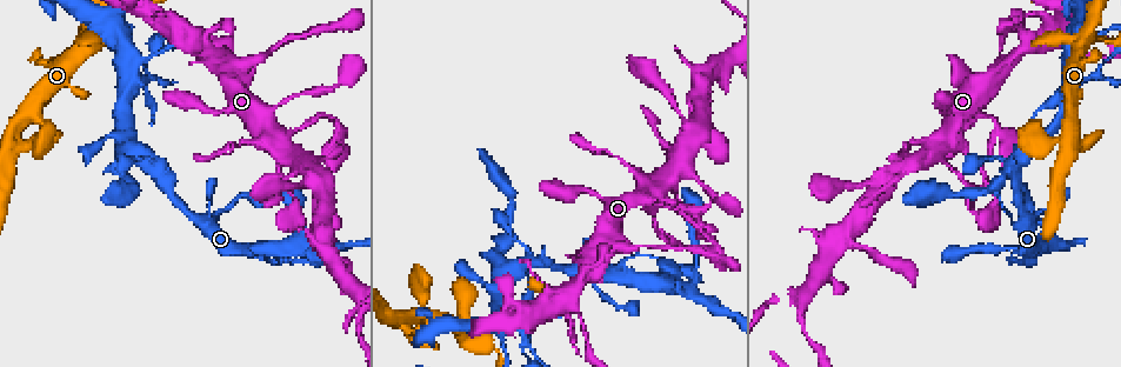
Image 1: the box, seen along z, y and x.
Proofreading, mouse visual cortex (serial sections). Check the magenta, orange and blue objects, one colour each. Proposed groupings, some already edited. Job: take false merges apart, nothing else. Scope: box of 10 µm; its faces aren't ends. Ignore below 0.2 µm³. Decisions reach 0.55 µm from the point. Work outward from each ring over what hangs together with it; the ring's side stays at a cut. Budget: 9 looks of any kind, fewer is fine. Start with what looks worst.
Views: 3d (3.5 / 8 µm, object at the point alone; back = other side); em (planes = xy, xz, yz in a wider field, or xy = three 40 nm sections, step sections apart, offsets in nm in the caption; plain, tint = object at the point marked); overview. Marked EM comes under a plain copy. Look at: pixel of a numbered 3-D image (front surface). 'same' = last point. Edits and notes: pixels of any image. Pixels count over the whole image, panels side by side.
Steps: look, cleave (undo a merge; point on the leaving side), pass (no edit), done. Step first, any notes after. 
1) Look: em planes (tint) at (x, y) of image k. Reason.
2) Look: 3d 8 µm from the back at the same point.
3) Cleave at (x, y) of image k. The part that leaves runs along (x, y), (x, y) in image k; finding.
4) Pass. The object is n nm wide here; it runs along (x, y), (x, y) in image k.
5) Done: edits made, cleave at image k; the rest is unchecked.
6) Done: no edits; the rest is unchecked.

Look: 3d 3.5 µm at (996, 129) of image 1. Thick turns thin.

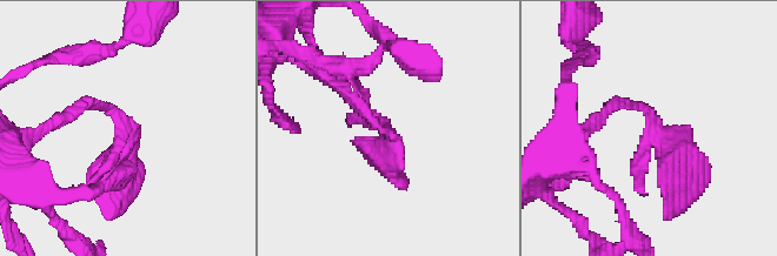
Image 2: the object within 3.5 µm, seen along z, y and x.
Look: em xy step 2 (tint) at (654, 129) of image 2. Now the EM.

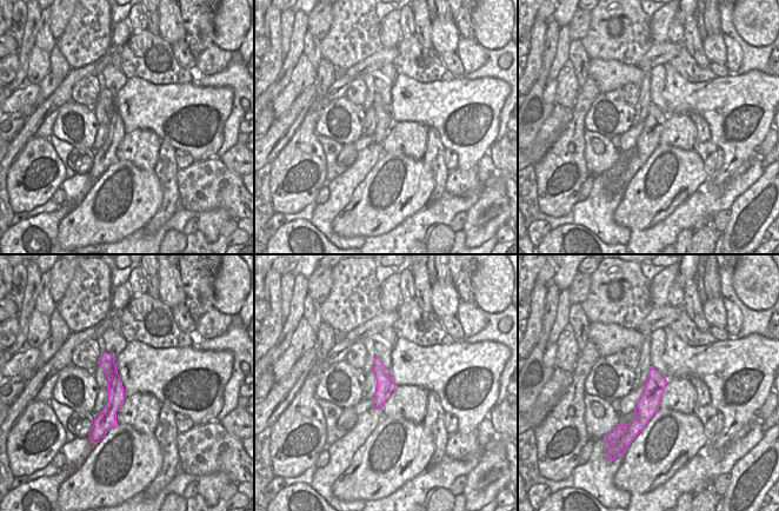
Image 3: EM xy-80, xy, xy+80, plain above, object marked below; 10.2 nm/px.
Pass. It runs along (106, 356), (114, 403), (98, 430) in image 3; continuous, no second cell.

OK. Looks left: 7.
Look: 3d 3.5 µm at (135, 151) of image 1. Abrupt turn.

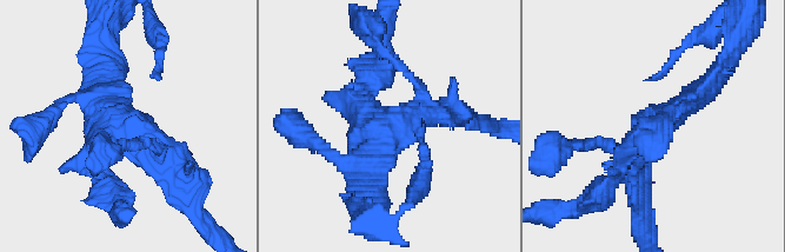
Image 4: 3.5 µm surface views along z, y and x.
Look: em xy step 3 (tint) at (390, 127) of image 4. 3 arms meet here; the arms are 250, 350, 350 nm wide.

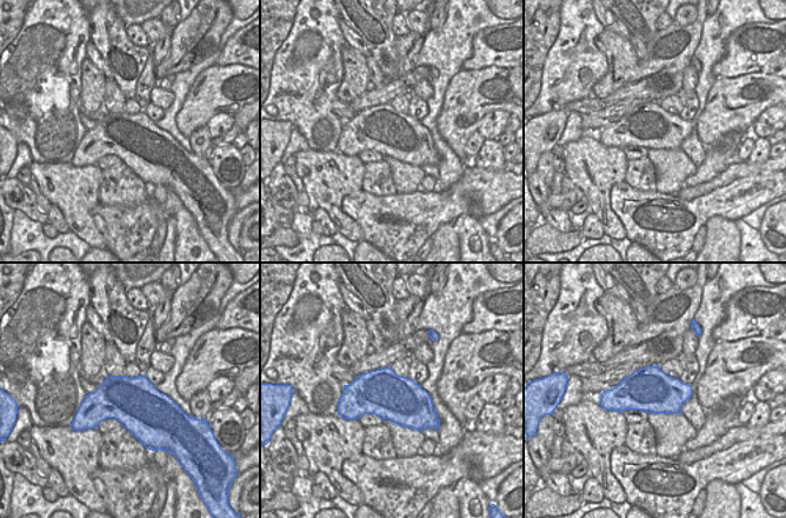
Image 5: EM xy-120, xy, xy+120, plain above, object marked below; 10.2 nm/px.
Pass. It runs along (186, 177), (113, 112), (110, 83) in image 4; all the same cell.

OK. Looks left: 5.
Look: 3d 3.5 µm at (1096, 73) of image 1. Thick turns thin.

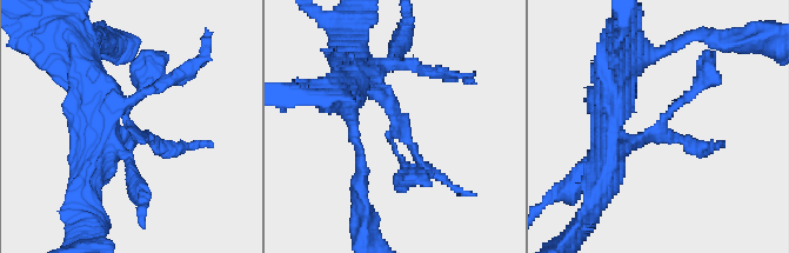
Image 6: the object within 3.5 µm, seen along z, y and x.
Look: em xy step 3 (tint) at (133, 130) of image 6. 3 arms meet here; the arms are 150, 150, 350 nm wide; shape alone is not enough.

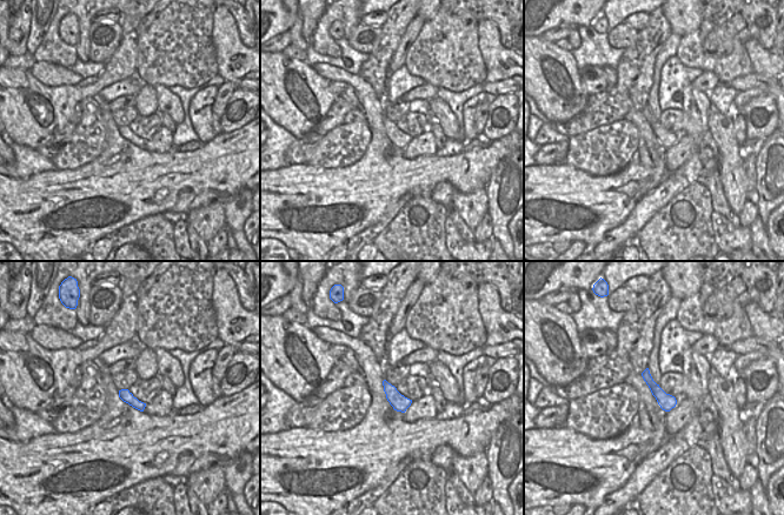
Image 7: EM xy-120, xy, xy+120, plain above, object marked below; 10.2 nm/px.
Pass. The object is 170 nm wide here; it runs along (646, 373), (652, 386), (671, 405) in image 7; all the same cell.

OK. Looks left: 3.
Look: 3d 3.5 µm at (1057, 140) of image 1. Abrupt turn.

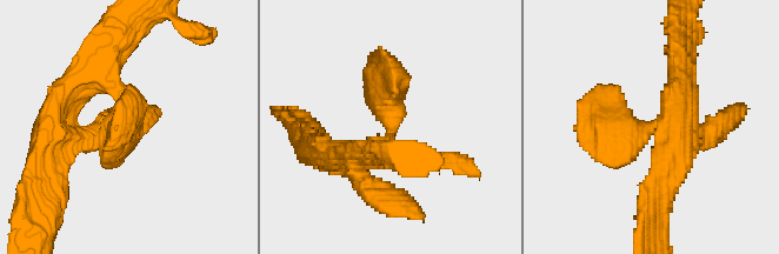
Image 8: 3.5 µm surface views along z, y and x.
Look: em xy step 2 (tint) at (391, 131) of image 8.

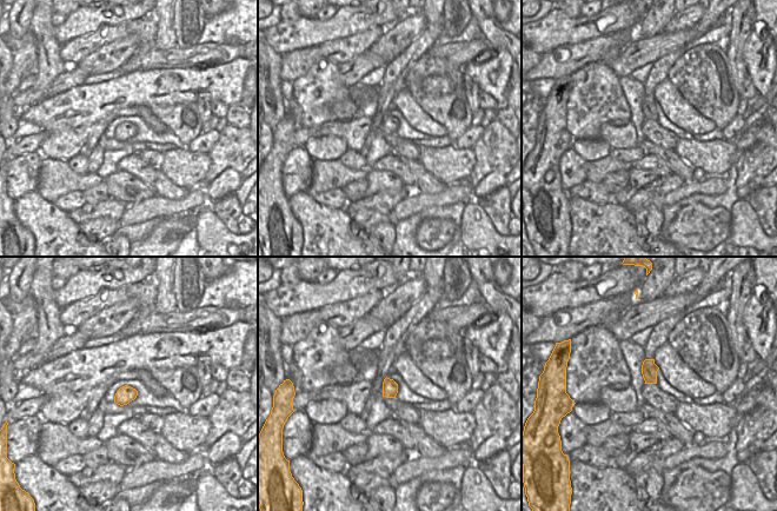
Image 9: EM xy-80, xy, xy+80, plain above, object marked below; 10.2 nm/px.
Look: em xy step 1 (tint) at the same point.

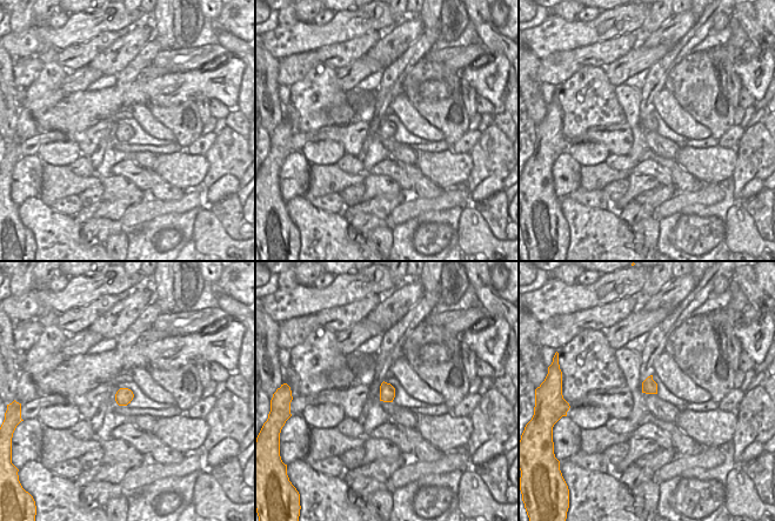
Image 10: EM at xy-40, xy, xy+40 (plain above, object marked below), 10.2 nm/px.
Pass. The object is 170 nm wide here; it runs along (368, 153), (391, 132), (387, 65) in image 8; continuous, no second cell.

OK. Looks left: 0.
Done: no edits; the rest is unchecked.

